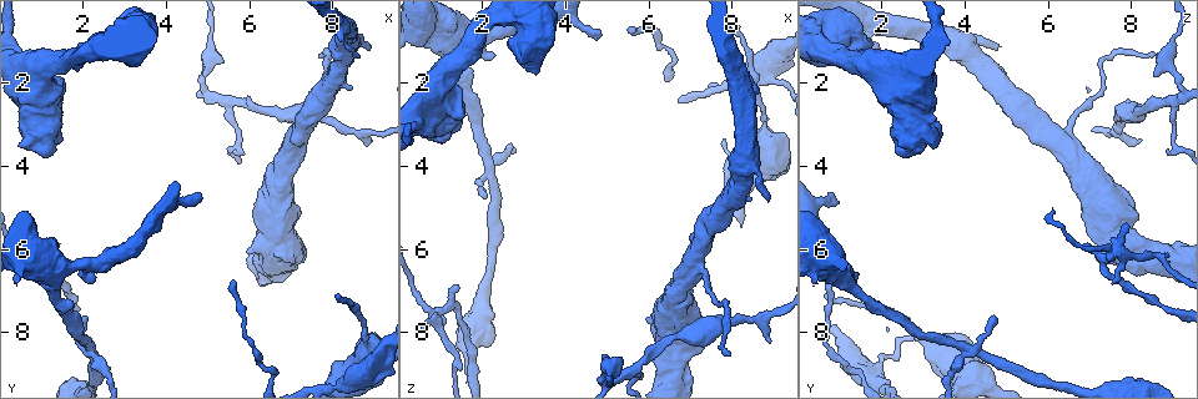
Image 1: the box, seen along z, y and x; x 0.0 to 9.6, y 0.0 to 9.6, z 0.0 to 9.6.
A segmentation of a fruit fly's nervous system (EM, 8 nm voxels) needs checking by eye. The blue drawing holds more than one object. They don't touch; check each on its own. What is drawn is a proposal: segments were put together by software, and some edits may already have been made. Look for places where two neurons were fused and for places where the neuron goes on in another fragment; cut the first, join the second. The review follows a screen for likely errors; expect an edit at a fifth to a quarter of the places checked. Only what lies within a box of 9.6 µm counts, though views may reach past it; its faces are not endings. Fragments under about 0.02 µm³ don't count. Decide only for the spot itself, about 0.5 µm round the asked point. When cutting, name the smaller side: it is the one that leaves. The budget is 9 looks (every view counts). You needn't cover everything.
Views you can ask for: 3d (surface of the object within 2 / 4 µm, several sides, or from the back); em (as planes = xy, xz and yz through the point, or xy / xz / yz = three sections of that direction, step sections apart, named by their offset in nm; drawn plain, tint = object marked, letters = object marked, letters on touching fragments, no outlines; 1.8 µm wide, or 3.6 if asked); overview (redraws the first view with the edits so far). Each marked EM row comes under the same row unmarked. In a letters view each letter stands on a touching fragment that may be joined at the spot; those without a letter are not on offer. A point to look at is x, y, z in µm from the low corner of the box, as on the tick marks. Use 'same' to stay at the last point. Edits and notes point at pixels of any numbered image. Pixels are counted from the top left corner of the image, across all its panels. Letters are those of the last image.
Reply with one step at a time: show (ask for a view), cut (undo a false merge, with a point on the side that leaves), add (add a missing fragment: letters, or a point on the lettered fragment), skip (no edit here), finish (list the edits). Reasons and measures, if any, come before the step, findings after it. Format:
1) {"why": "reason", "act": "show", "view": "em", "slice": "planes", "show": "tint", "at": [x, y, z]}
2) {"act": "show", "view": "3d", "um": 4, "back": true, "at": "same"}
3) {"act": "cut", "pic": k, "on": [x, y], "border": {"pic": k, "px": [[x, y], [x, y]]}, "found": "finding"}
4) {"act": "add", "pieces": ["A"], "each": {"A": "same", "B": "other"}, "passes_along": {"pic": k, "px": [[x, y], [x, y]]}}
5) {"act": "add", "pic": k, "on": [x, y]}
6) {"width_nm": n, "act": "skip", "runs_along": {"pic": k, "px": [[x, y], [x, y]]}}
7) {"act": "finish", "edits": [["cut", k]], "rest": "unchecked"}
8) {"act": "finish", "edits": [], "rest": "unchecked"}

{"why": "two arms in line, one across", "act": "show", "view": "3d", "um": 2, "at": [2.20, 8.40, 4.10]}

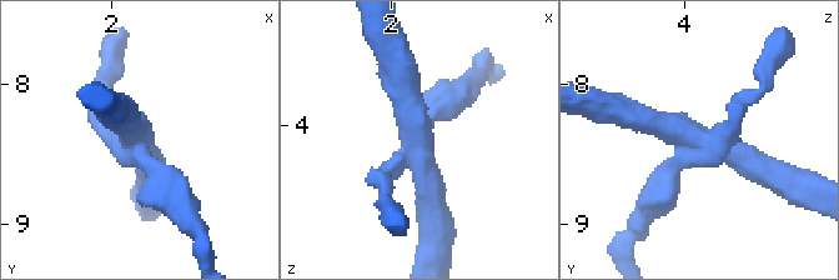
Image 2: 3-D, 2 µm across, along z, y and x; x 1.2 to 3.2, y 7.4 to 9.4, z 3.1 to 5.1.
{"why": "now the EM", "act": "show", "view": "em", "slice": "yz", "step": 4, "show": "tint", "at": [2.18, 8.36, 4.04]}

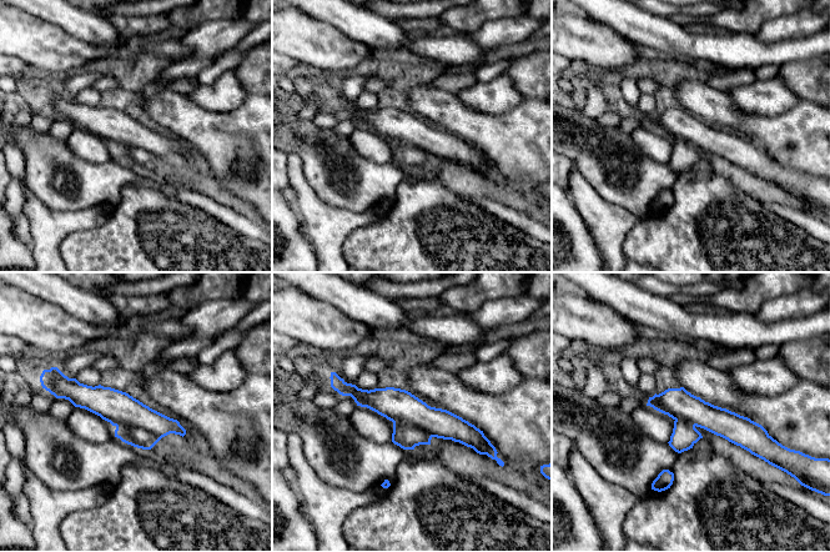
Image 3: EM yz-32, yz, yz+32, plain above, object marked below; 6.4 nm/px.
{"act": "show", "view": "em", "slice": "yz", "step": 4, "show": "letters", "at": "same"}

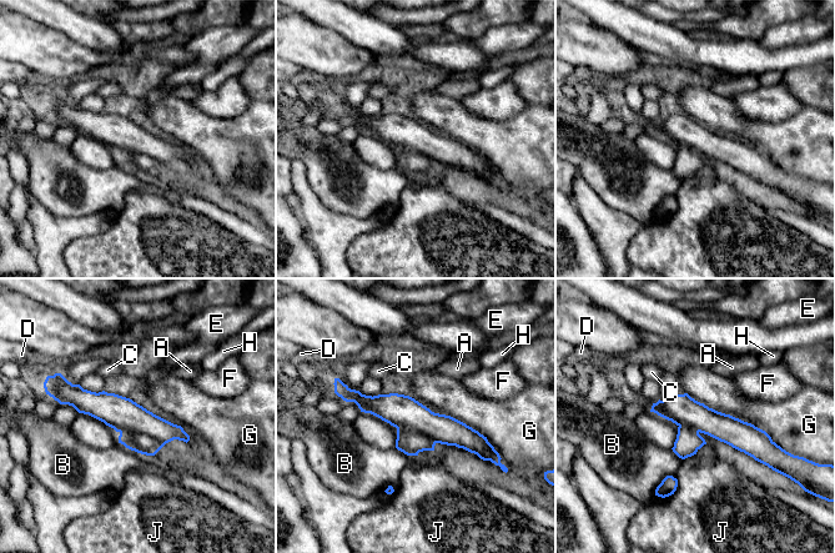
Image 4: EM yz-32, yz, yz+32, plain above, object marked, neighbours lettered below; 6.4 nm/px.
{"act": "cut", "pic": 4, "on": [145, 445], "each": {"A": "other", "B": "other", "C": "other", "D": "other", "E": "other", "F": "other", "G": "other", "H": "other", "J": "other"}, "border": {"pic": 4, "px": [[120, 432], [139, 432], [165, 443]]}, "found": "two neurons meet here"}

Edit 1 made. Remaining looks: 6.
{"why": "see it whole again", "act": "show", "view": "overview"}

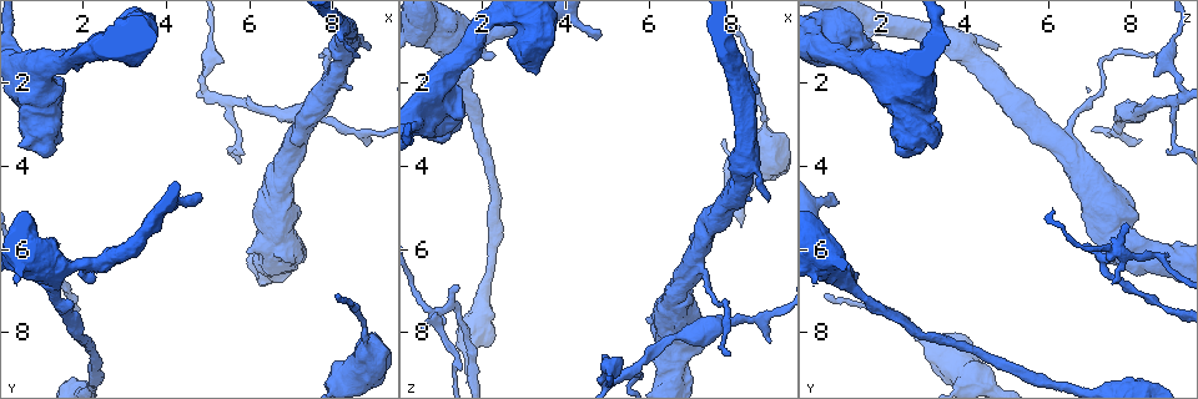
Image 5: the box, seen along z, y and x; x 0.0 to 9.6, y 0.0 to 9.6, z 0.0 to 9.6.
{"why": "free end", "act": "show", "view": "em", "slice": "planes", "show": "letters", "at": [2.30, 6.65, 1.40]}

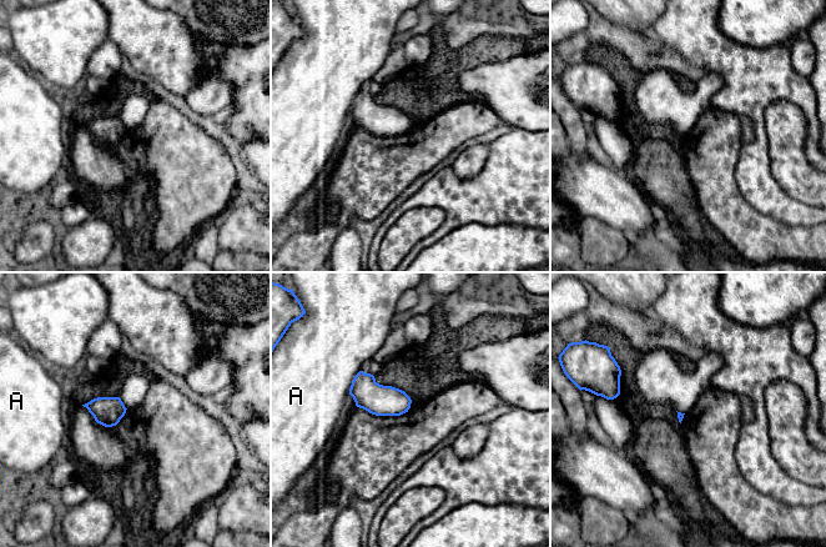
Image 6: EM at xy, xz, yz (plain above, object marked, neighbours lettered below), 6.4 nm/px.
{"act": "skip", "each": {"A": "other"}, "border": {"pic": 6, "px": [[359, 370], [352, 381], [348, 394]]}, "found": "no lettered fragment goes on from it"}

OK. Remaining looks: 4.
{"why": "an open end", "act": "show", "view": "em", "slice": "planes", "show": "letters", "at": [4.80, 4.75, 0.80]}

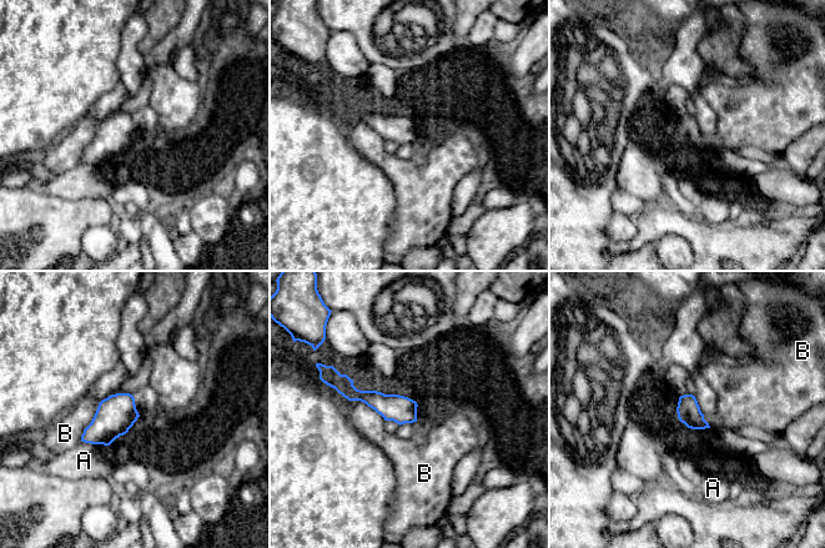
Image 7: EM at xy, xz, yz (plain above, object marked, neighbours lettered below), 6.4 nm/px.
{"act": "skip", "each": {"A": "other", "B": "other"}, "found": "none of them fits"}

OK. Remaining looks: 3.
{"act": "show", "view": "3d", "um": 2, "at": [8.90, 1.10, 4.85]}

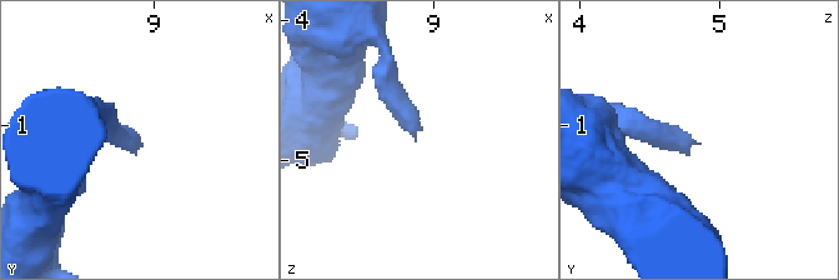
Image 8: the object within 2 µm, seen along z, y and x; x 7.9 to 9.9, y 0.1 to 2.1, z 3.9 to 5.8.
{"act": "show", "view": "em", "slice": "planes", "show": "letters", "at": [8.84, 1.14, 4.82]}

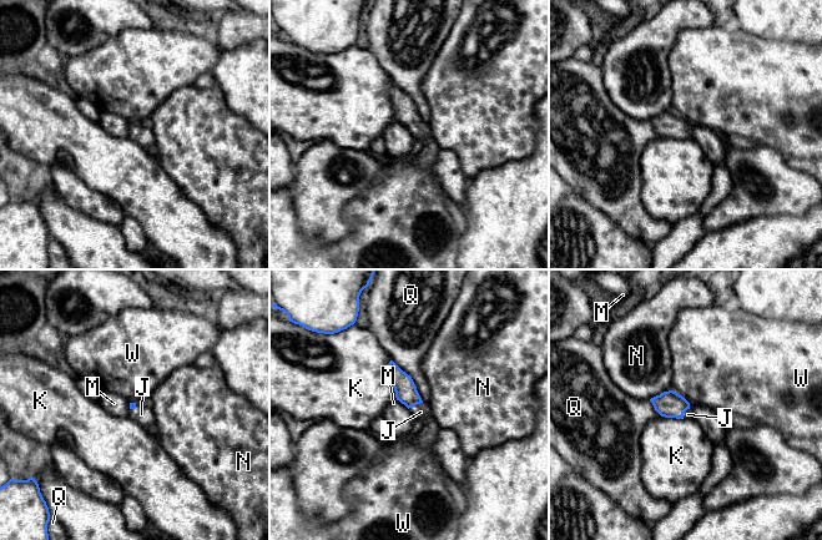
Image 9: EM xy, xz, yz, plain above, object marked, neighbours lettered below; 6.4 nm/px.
{"longest_contact_nm": ["Q", 340], "act": "add", "pieces": ["J"], "each": {"J": "same", "K": "other", "M": "other", "N": "other", "Q": "other", "W": "other"}, "found": "the neuron continues"}

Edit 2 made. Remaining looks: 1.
{"act": "finish", "edits": [["cut", 4], ["add", 9]], "rest": "unchecked"}

